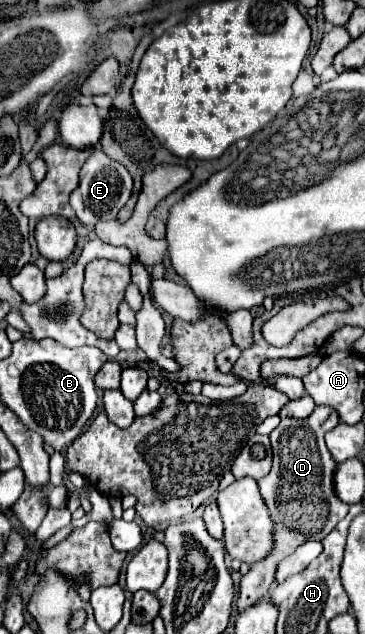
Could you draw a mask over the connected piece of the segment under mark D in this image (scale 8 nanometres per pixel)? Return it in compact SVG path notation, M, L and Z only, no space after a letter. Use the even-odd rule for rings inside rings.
M317 406L313 414L305 420L285 418L271 432L273 446L273 468L269 476L259 480L261 496L269 508L275 522L275 548L261 564L253 564L249 574L241 578L237 610L243 612L255 606L261 598L269 594L275 580L275 572L281 560L297 550L307 540L323 540L339 520L349 512L349 504L341 502L333 488L333 472L337 462L331 458L325 446L325 432L339 424L339 414L331 406Z

